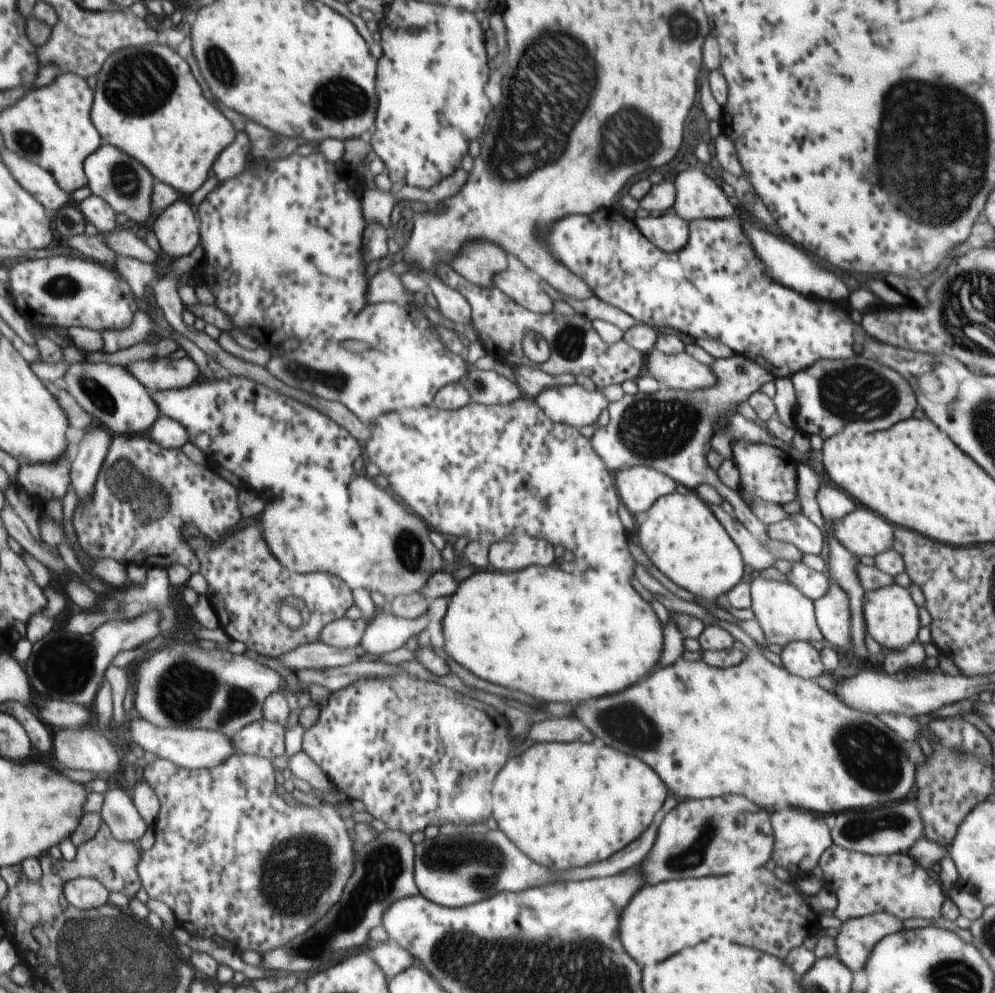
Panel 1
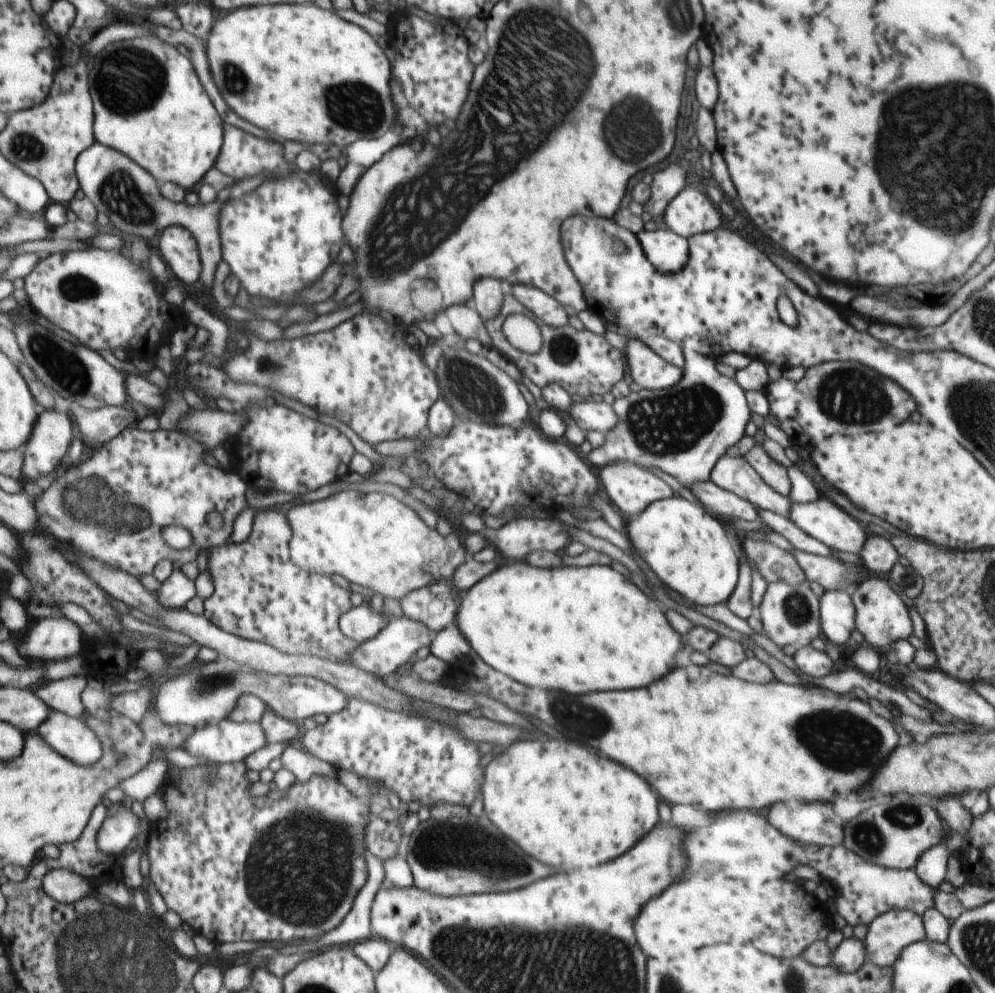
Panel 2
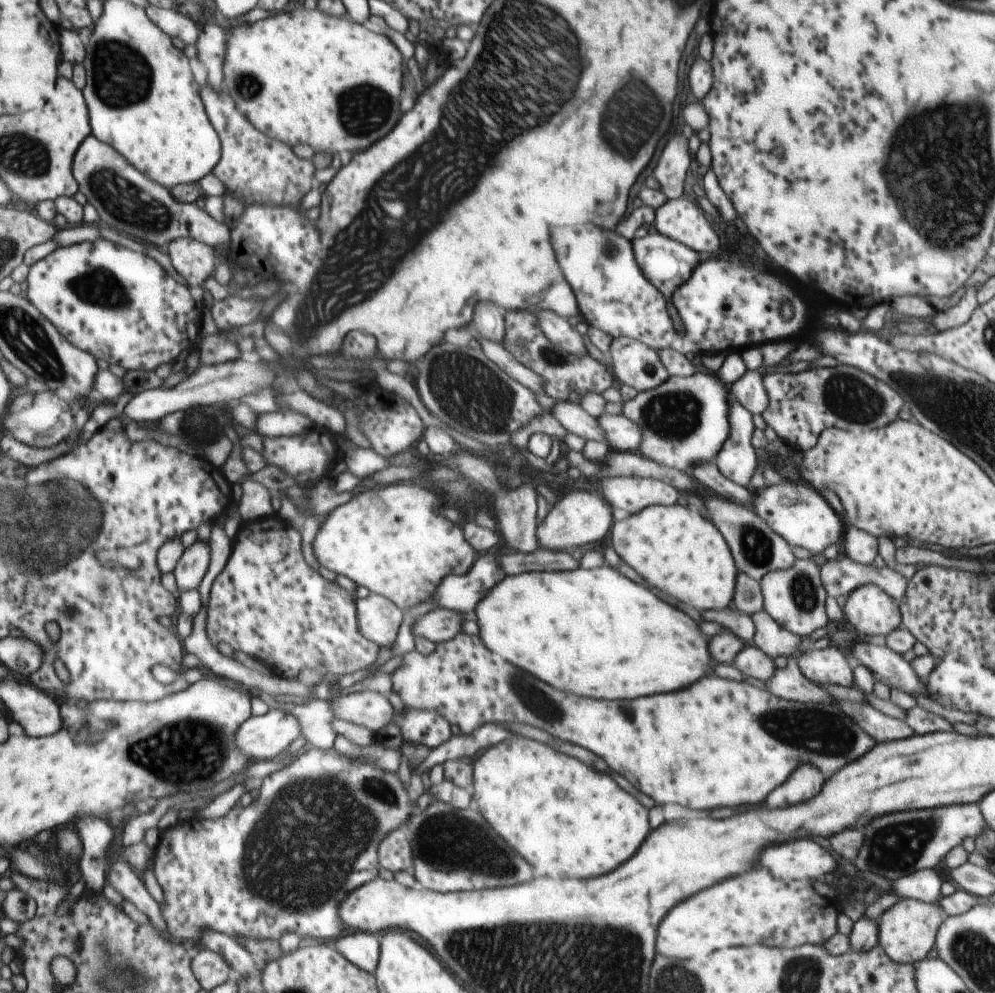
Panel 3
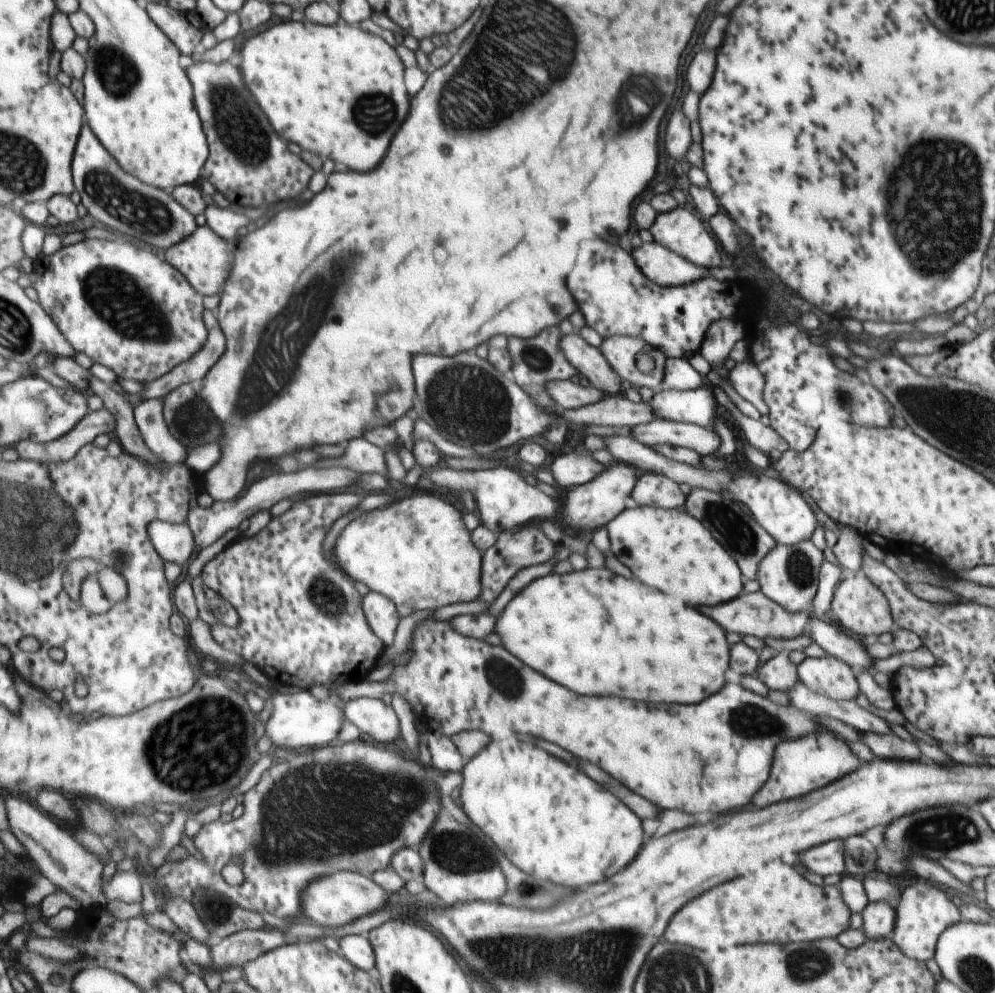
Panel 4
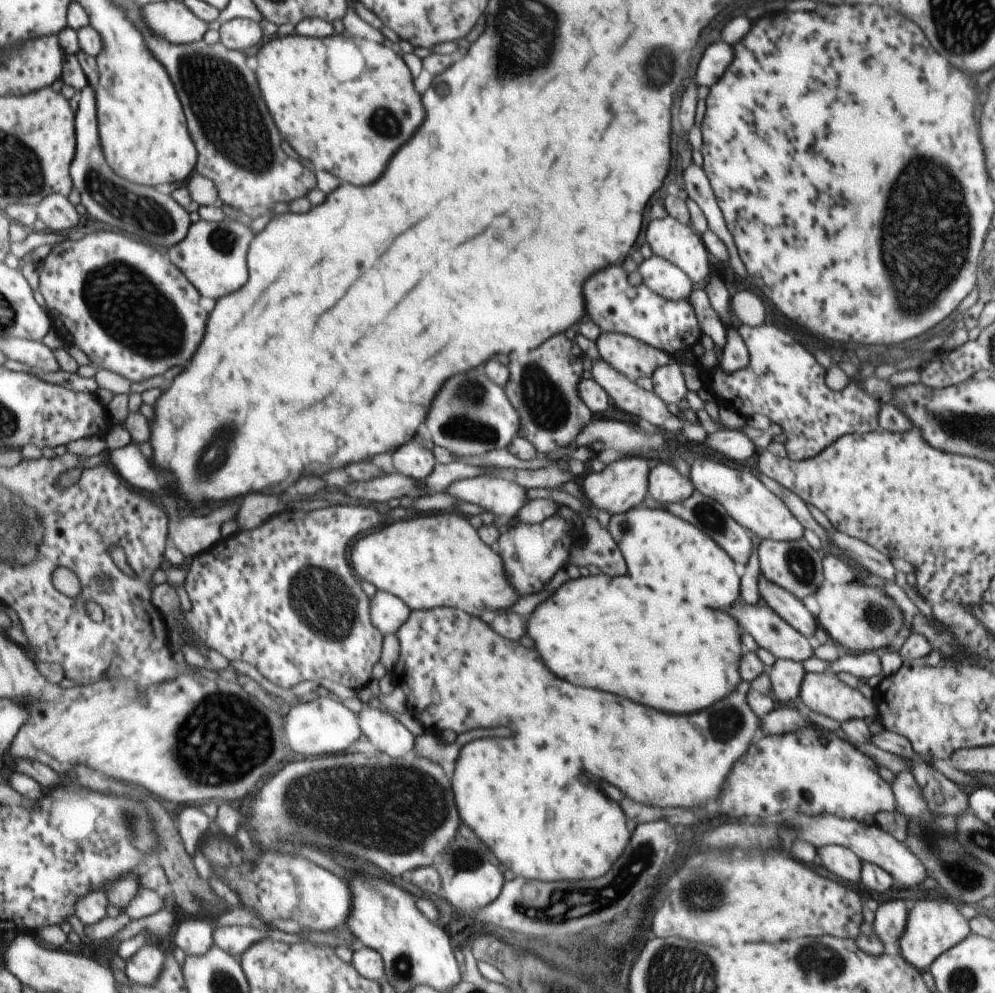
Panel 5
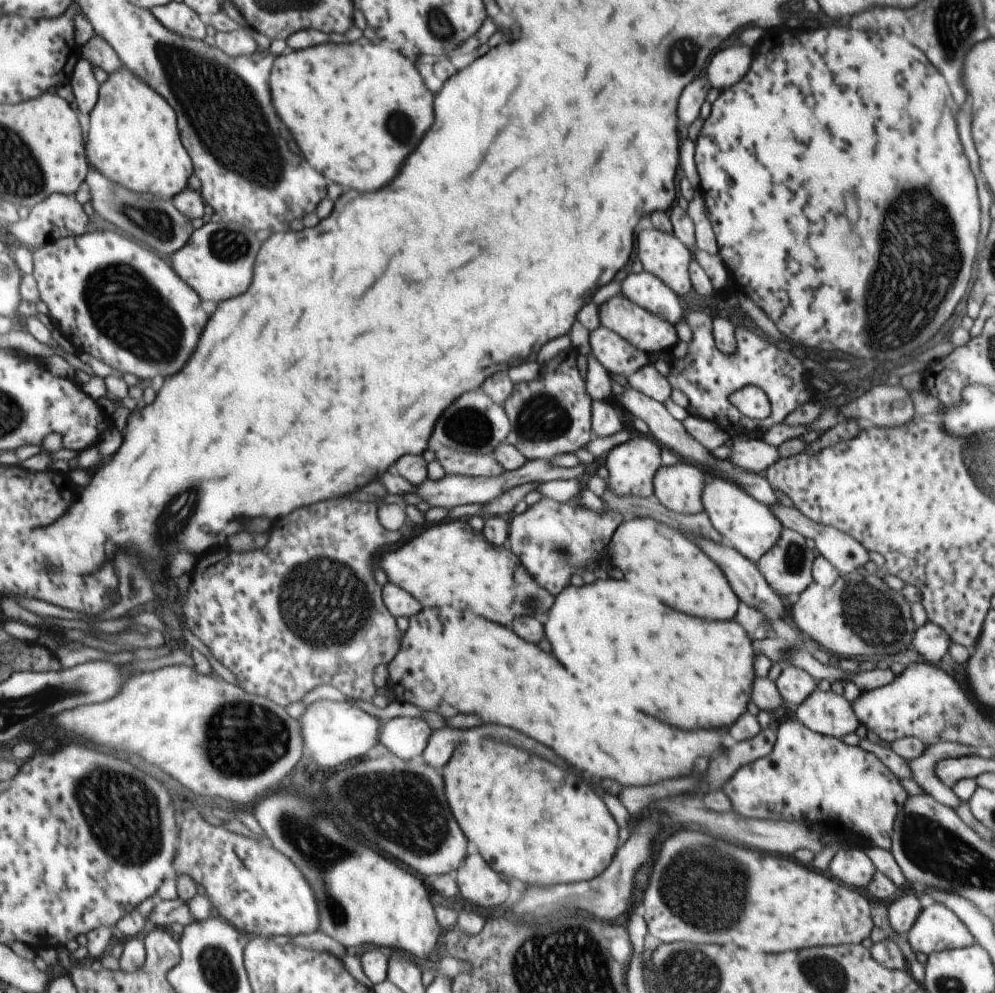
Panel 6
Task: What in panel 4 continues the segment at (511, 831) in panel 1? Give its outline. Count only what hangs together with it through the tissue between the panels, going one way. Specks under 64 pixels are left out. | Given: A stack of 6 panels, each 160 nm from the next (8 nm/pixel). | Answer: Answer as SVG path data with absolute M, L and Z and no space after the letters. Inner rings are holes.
M515 740L515 746L511 746L509 752L501 752L501 746L491 742L467 764L460 764L459 771L463 776L459 807L477 828L483 828L483 832L495 840L495 848L499 848L499 852L503 852L503 856L525 874L561 886L579 888L611 878L637 854L641 846L643 832L637 816L633 816L615 796L591 778L565 762L559 762L529 740Z

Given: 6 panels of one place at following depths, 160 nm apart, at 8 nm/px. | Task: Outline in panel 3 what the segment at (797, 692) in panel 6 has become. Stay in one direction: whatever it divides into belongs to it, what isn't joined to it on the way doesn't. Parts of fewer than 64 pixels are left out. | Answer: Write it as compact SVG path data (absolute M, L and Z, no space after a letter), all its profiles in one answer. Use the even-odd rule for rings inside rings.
M745 644L745 646L735 655L731 666L742 672L745 676L752 676L764 683L768 681L776 667L773 661L757 647Z

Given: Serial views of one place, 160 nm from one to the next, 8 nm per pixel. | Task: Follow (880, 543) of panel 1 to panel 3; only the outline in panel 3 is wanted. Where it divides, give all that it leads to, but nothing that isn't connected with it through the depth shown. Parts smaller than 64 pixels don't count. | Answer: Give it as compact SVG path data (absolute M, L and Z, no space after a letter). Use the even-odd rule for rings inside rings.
M796 479L785 484L763 486L752 496L751 509L790 547L799 546L809 552L822 553L829 544L840 545L842 536L845 535L843 520L834 512L827 500L807 484Z

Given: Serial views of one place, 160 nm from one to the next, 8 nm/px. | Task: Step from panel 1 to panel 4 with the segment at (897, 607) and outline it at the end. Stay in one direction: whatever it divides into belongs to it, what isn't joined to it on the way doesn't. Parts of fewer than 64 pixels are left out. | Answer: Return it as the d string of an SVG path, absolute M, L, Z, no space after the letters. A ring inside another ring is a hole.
M859 570L853 576L847 576L837 586L834 586L832 592L830 609L836 618L834 623L843 632L853 637L873 636L876 638L883 632L889 632L894 621L893 612L889 612L890 603L886 598L883 598L883 595L883 592L875 584L871 584L864 572Z

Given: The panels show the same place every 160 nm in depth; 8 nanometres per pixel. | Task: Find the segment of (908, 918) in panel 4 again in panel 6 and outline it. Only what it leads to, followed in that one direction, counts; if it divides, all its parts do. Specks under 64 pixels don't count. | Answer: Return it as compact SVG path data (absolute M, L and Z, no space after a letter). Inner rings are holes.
M938 903L922 908L906 940L913 953L924 955L961 949L974 944L973 934L961 918Z

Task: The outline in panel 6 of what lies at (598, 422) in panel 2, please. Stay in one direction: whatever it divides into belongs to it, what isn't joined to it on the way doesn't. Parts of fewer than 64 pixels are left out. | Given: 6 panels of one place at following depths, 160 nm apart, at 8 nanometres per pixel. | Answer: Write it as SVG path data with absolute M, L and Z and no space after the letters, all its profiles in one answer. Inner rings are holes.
M751 435L747 440L733 442L731 448L732 453L726 460L752 473L763 474L767 467L780 458L777 447L767 444L762 438L756 439Z

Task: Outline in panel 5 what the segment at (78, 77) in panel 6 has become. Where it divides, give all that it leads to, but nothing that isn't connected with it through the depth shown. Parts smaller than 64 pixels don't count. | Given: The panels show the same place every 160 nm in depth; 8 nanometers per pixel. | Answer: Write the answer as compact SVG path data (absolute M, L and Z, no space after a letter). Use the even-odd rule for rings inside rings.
M87 85L78 94L79 101L76 110L78 151L70 173L87 213L110 226L139 236L139 239L153 246L165 246L169 249L181 243L193 226L189 218L190 212L187 212L187 209L183 208L183 205L180 205L171 194L163 194L158 192L157 188L128 181L111 168L107 162L99 132L96 90L91 85Z

